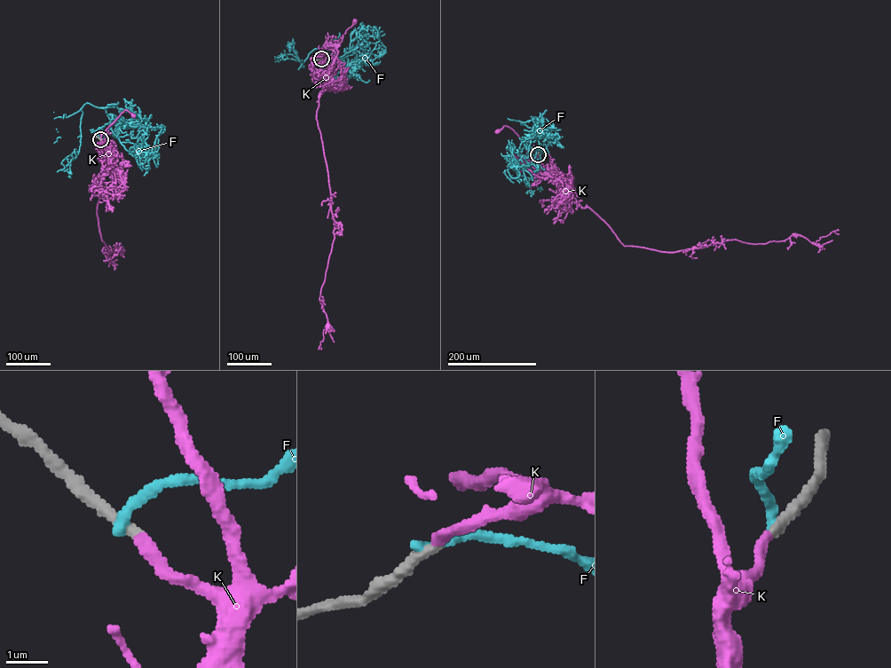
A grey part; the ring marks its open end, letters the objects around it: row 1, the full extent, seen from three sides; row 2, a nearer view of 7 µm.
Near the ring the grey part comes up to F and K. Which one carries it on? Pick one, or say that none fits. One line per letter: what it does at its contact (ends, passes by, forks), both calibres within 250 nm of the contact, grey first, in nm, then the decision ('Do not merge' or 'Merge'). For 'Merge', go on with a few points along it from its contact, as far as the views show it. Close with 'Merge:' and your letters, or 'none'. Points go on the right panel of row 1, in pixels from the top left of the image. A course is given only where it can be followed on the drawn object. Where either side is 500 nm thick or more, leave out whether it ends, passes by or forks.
F: It ends there. Thickness 320 nm (grey) against 280 nm. Do not merge
K: It ends there. Thickness 280 nm (grey) against 260 nm. Merge. Its course: (537, 154), (540, 167), (548, 174), (542, 174), (532, 165), (524, 145), (512, 129), (505, 125), (497, 131)
Merge: K

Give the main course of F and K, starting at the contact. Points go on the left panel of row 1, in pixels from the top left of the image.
F: (100, 139), (113, 132), (112, 117), (87, 103), (80, 109), (79, 151), (61, 163), (68, 168)
K: (100, 139), (99, 152), (113, 161), (114, 153), (106, 130), (124, 110), (133, 115)

